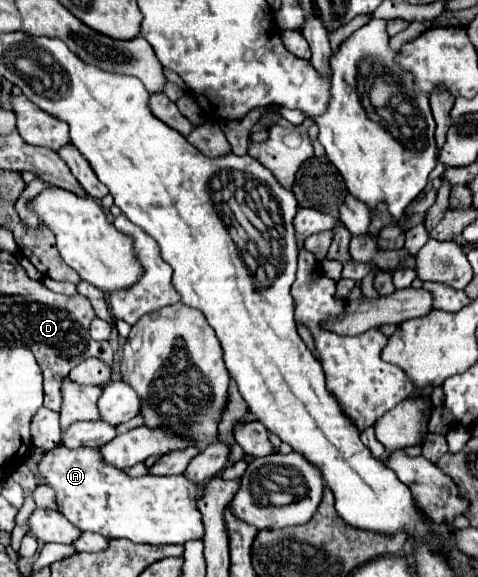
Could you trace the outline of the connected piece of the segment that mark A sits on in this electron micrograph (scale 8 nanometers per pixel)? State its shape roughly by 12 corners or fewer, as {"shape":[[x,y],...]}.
{"shape":[[98,449],[38,467],[82,531],[150,545],[204,535],[202,485],[134,479]]}

